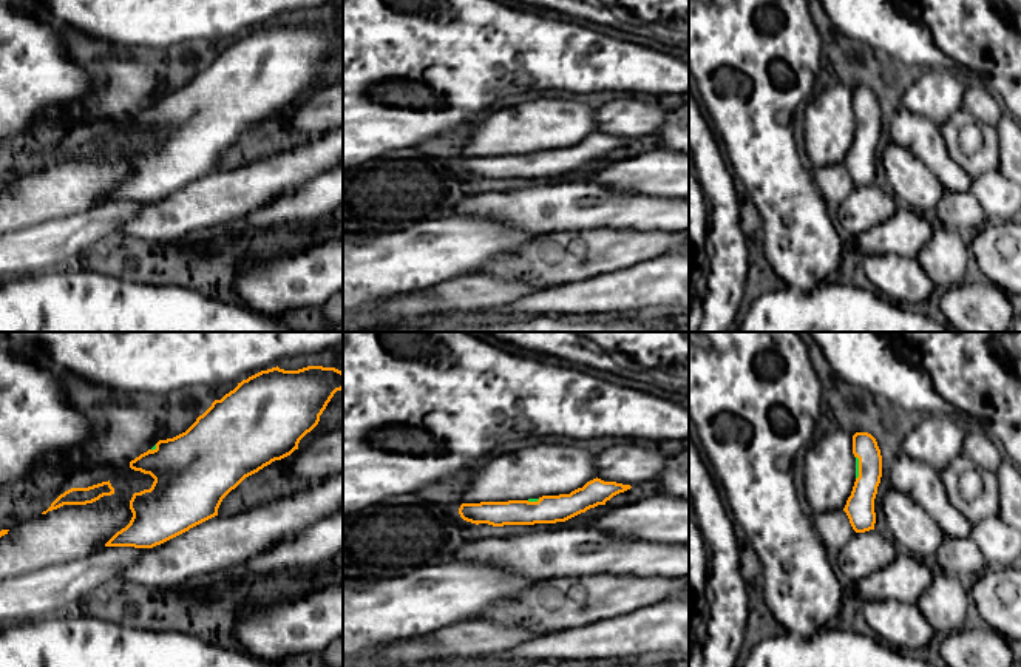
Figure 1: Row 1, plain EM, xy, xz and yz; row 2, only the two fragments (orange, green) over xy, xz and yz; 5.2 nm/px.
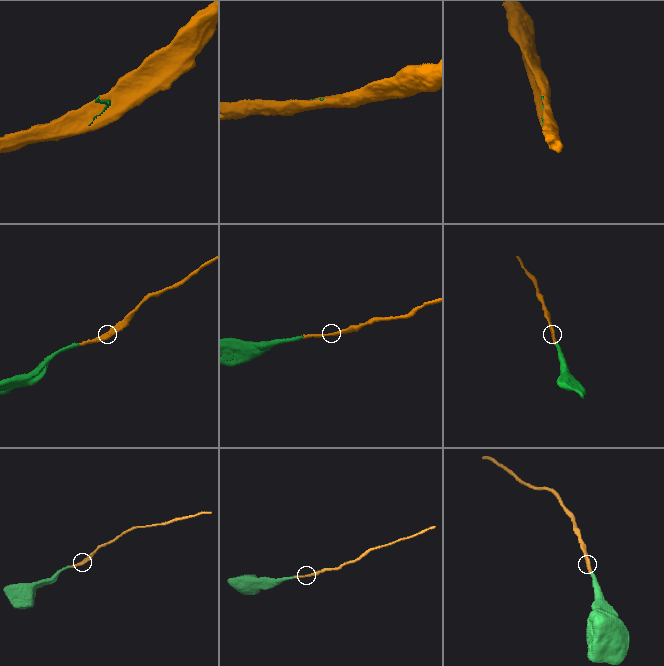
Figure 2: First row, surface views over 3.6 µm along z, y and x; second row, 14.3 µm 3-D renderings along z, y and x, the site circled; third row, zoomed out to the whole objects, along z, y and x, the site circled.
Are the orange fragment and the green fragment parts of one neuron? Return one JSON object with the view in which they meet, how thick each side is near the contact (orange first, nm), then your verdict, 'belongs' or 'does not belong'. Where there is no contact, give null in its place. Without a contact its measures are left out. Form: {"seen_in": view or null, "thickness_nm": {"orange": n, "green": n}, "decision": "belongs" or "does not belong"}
{"seen_in": "yz", "thickness_nm": {"orange": 150, "green": 20}, "decision": "belongs"}

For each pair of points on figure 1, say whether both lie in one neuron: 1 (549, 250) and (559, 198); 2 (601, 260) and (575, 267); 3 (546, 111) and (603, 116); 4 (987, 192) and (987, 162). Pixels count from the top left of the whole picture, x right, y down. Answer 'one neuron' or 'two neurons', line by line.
1: two neurons
2: one neuron
3: two neurons
4: two neurons

